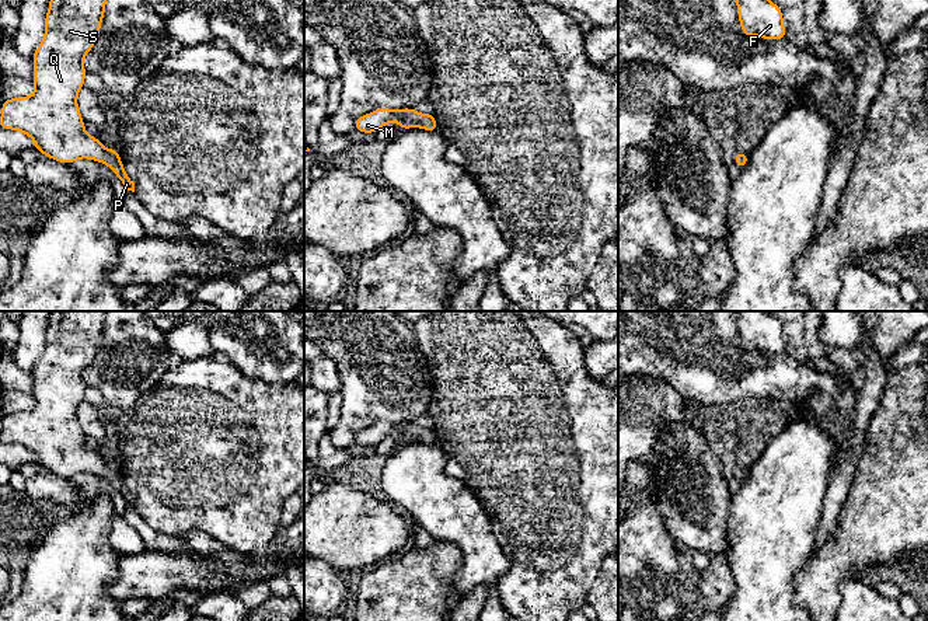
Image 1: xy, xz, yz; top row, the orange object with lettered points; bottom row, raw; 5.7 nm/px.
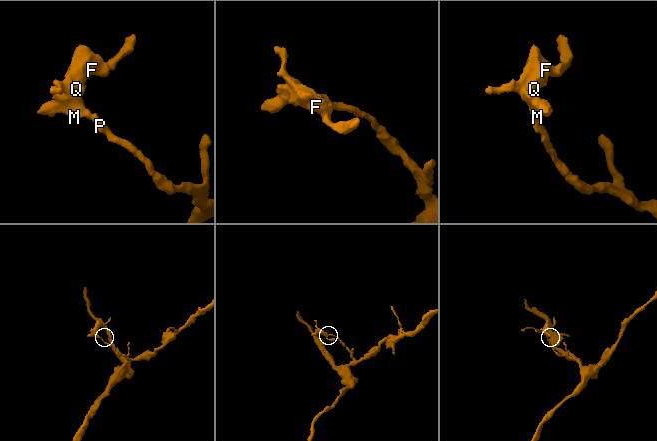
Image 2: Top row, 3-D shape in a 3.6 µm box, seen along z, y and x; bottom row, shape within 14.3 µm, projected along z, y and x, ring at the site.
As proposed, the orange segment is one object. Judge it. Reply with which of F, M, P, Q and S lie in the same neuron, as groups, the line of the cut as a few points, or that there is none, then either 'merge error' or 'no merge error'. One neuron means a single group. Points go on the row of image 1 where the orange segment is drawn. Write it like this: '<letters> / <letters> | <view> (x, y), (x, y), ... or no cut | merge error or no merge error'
F M P Q S | no cut | no merge error

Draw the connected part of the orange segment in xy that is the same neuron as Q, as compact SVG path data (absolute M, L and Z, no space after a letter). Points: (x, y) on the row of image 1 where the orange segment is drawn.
M50 0L45 36L32 55L35 93L1 102L0 128L21 130L35 140L35 150L52 160L71 164L90 158L108 165L135 192L118 150L108 151L86 133L77 93L87 74L83 57L100 34L107 0Z

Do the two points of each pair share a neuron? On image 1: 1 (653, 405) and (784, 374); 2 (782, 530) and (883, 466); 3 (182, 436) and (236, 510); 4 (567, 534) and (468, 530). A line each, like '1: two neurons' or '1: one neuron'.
1: two neurons
2: two neurons
3: one neuron
4: two neurons

